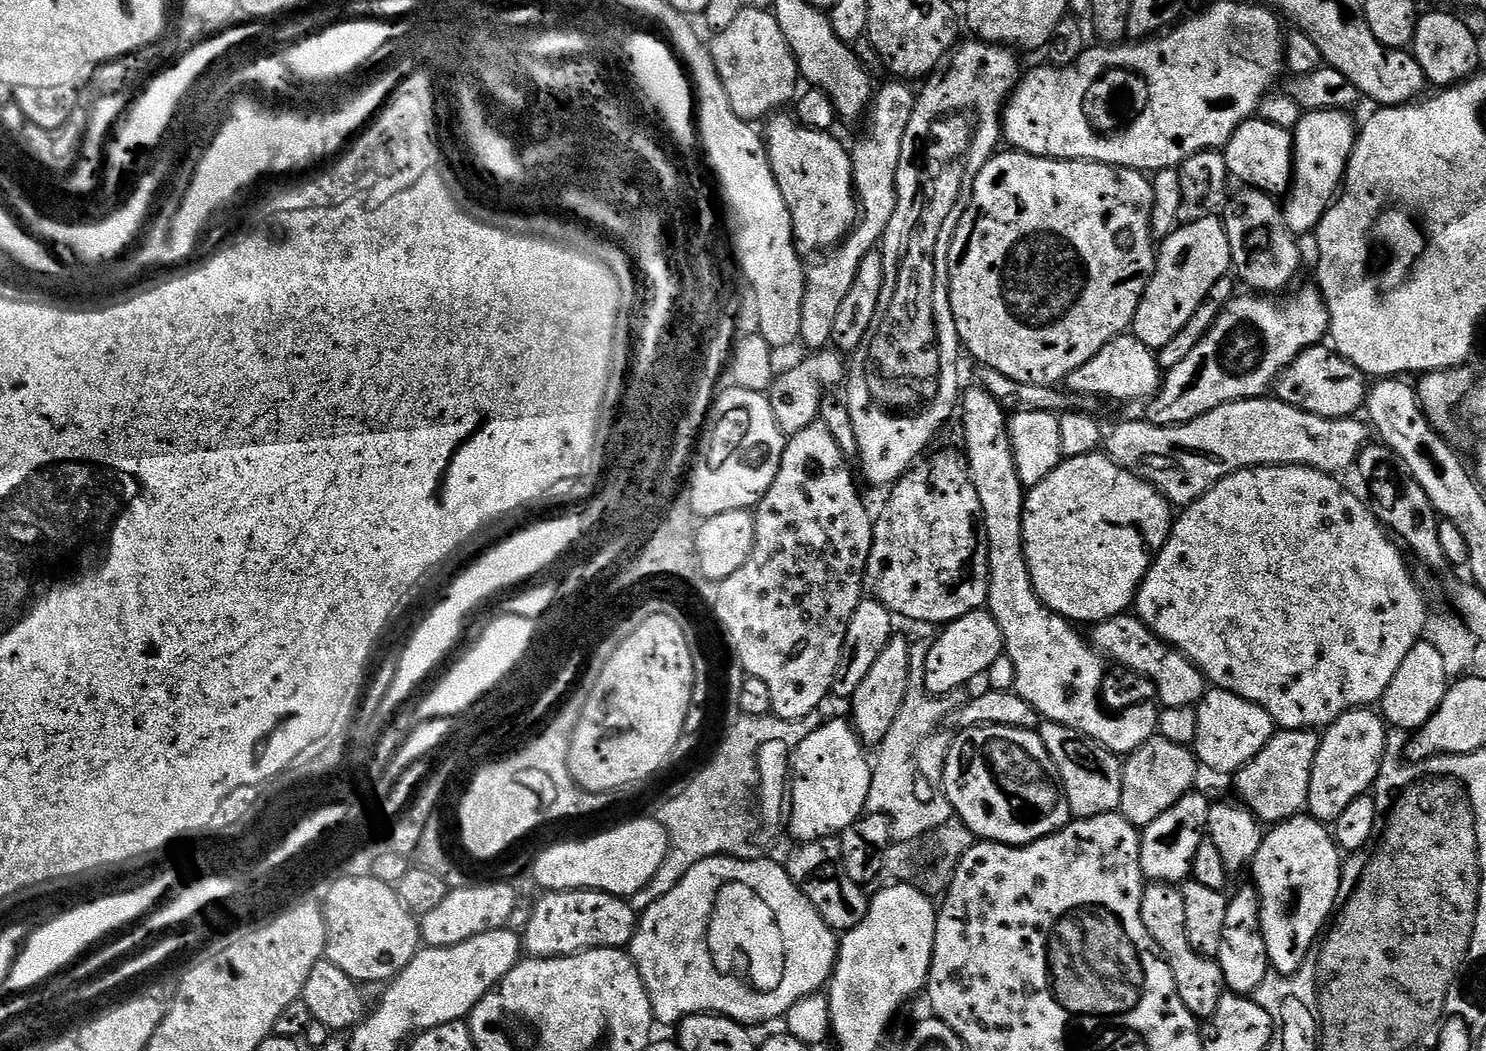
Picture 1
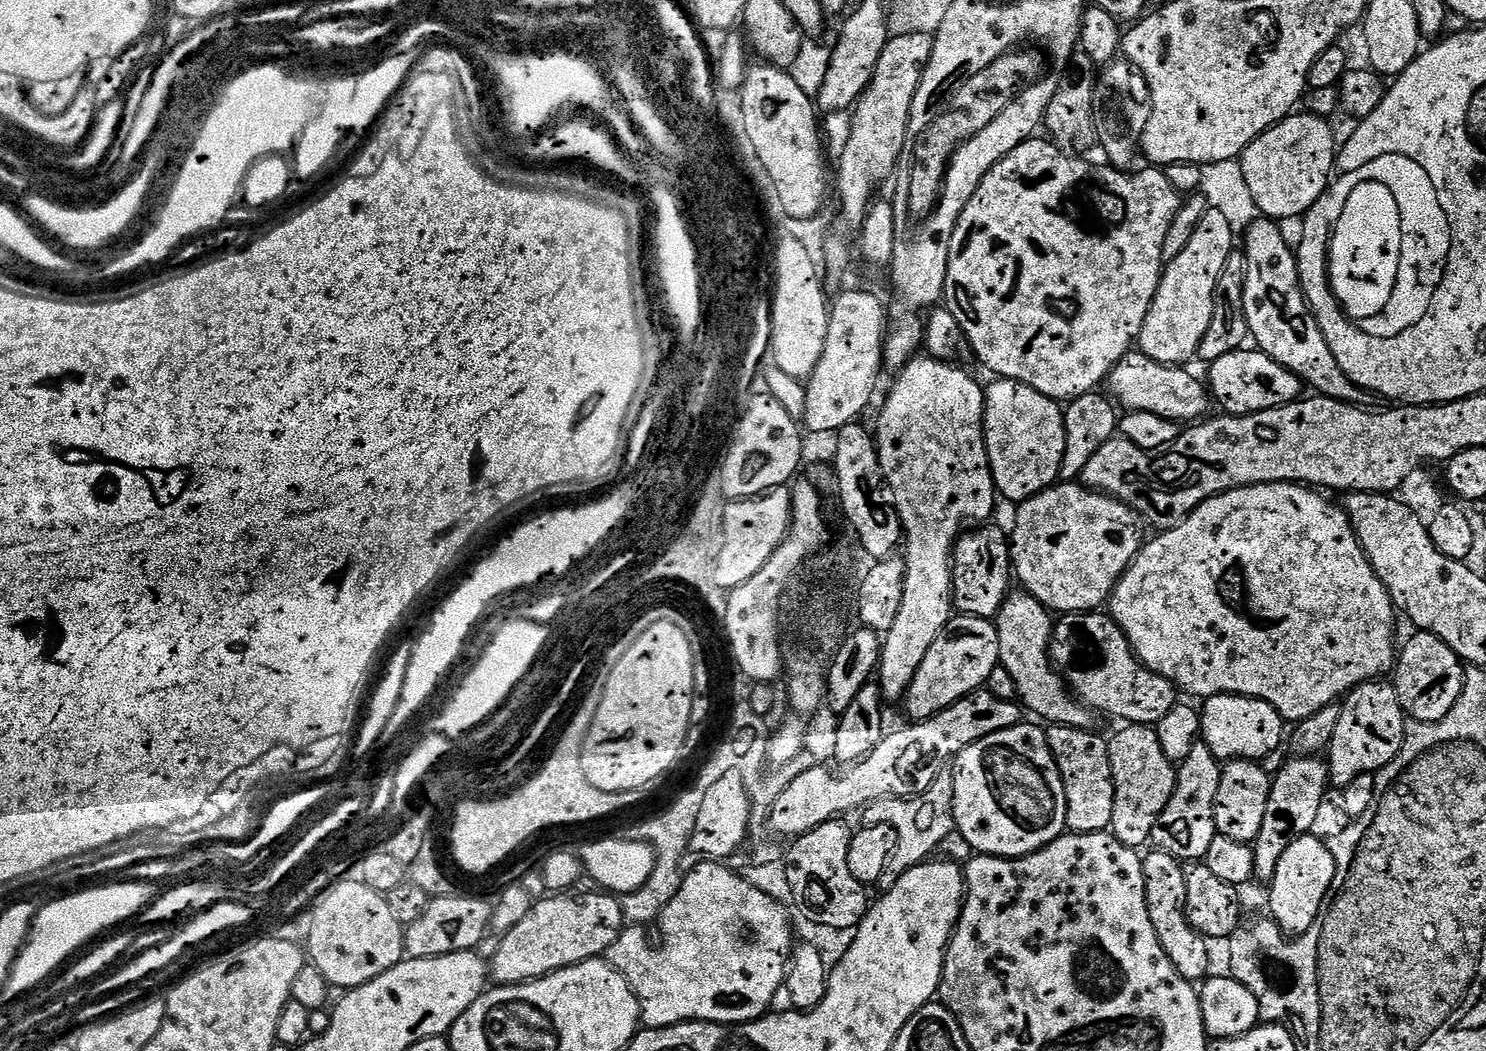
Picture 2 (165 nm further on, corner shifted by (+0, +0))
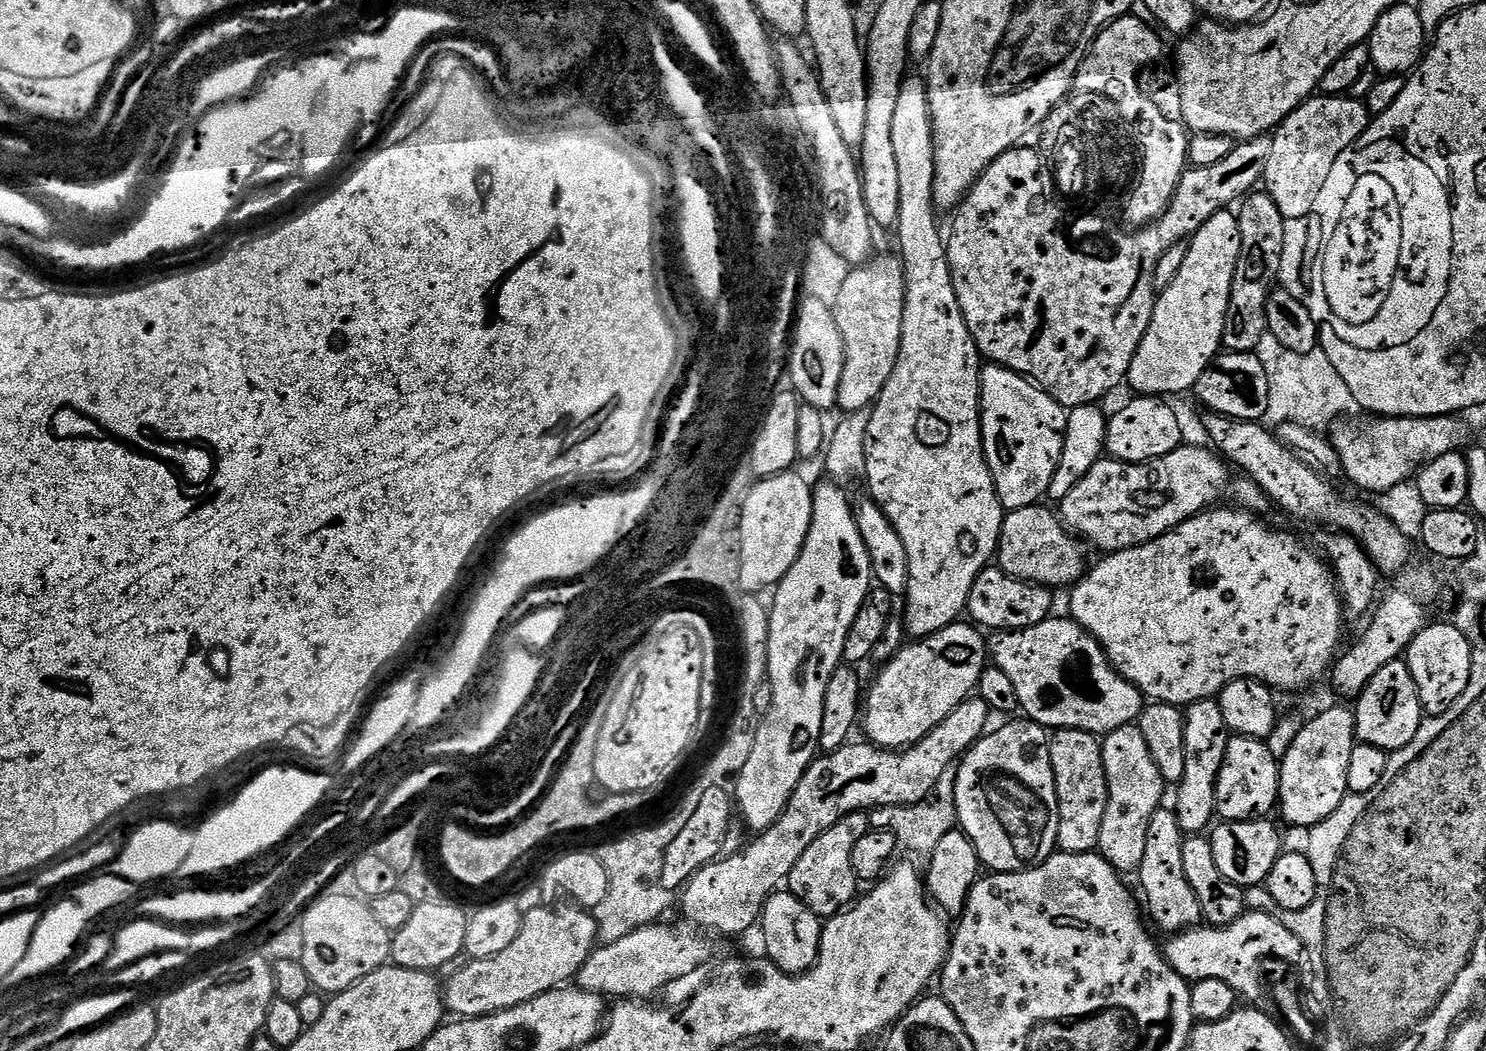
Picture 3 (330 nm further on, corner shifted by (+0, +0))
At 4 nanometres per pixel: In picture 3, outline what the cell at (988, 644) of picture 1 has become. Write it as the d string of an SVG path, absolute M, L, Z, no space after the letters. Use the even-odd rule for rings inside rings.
M957 622L901 648L893 660L879 669L880 677L872 689L867 689L862 704L862 732L864 728L868 735L865 737L877 748L889 750L911 748L926 738L934 726L976 692L976 683L986 667L986 640L980 635L979 627Z

